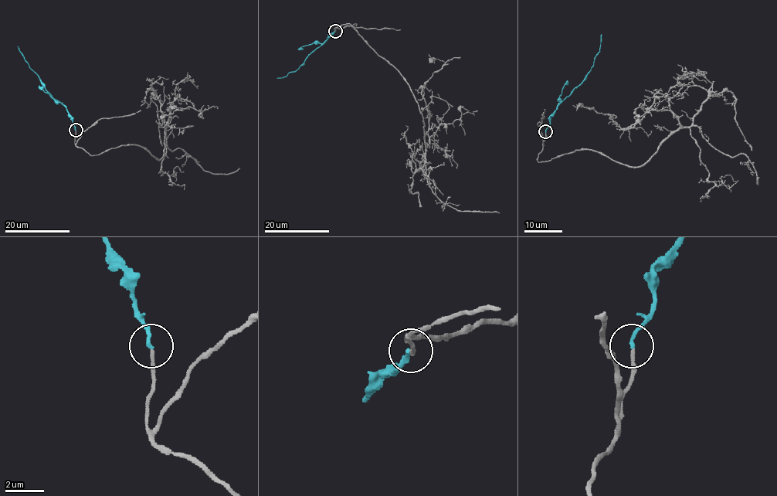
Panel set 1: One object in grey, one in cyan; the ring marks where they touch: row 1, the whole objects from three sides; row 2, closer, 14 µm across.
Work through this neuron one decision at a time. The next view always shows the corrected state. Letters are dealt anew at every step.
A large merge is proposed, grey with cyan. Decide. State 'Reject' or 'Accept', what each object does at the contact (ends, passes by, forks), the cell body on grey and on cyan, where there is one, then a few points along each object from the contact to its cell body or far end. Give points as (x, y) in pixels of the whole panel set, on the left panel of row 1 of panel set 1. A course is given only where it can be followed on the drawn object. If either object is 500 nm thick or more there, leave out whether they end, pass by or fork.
Accept. At the ring grey ends. At the ring cyan ends. Soma of grey: none. Soma of cyan: none. Course of grey: (75, 130), (74, 144), (90, 155), (137, 145), (160, 160), (164, 125), (167, 147), (205, 171), (239, 168). Course of cyan: (75, 130), (66, 108), (46, 90), (17, 46)

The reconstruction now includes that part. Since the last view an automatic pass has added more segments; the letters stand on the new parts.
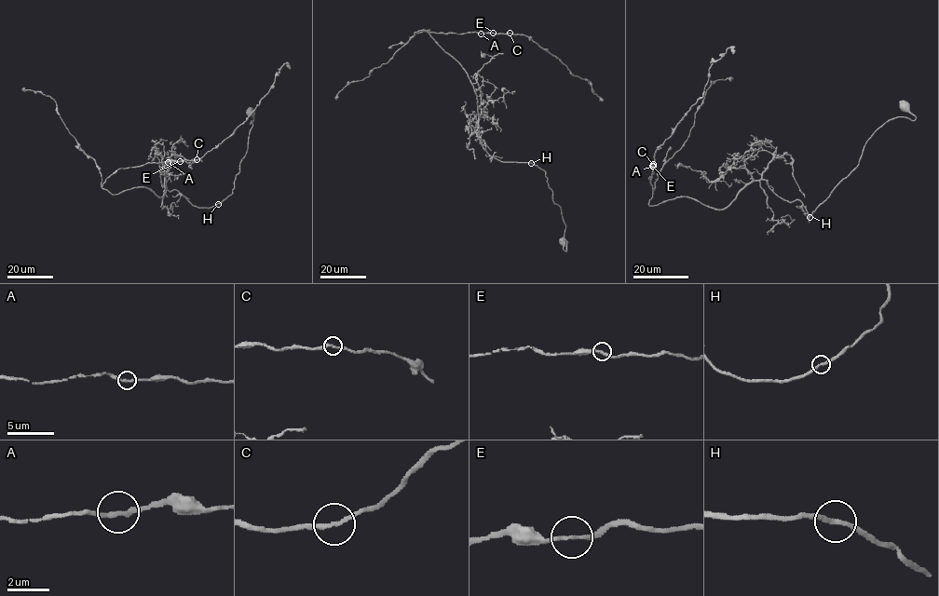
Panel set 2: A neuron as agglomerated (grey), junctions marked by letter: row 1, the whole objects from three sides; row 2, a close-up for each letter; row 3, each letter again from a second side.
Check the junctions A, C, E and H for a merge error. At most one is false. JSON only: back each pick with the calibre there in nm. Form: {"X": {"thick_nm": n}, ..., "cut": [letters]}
{"cut": []}

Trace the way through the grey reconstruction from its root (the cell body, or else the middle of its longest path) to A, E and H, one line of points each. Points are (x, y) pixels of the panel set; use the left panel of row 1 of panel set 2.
A: (250, 113), (234, 188), (214, 206), (169, 191), (165, 173), (161, 197), (102, 187), (119, 169), (168, 161)
E: (250, 113), (234, 188), (214, 206), (169, 191), (165, 173), (161, 197), (102, 187), (119, 169), (180, 161)
H: (250, 113), (253, 120), (250, 123), (247, 153), (240, 163), (232, 193), (217, 204)

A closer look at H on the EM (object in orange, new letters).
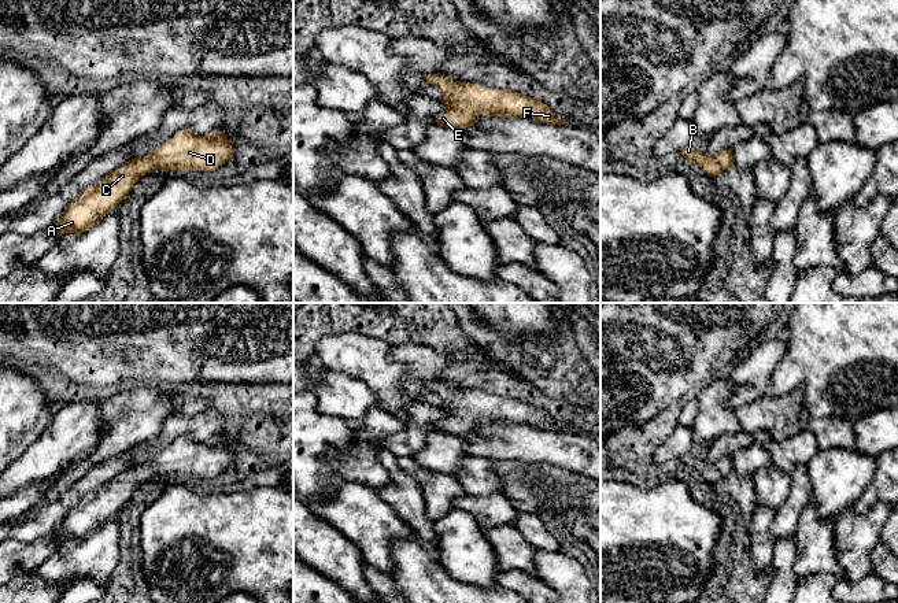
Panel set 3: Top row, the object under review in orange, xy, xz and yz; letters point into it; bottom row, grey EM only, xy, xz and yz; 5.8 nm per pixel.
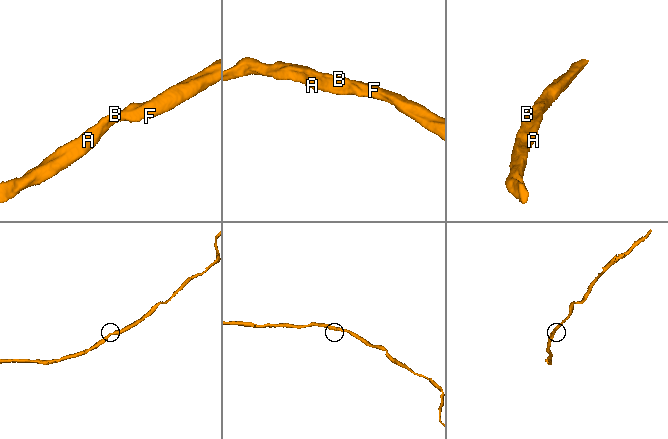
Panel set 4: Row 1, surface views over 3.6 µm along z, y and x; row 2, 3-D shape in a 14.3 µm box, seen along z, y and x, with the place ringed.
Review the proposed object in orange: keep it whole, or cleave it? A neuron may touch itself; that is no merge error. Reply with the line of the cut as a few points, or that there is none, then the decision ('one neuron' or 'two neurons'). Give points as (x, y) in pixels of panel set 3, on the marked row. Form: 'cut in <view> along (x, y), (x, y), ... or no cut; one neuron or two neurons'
no cut; one neuron

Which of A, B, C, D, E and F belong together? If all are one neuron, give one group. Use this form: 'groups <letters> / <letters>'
groups A B C D E F

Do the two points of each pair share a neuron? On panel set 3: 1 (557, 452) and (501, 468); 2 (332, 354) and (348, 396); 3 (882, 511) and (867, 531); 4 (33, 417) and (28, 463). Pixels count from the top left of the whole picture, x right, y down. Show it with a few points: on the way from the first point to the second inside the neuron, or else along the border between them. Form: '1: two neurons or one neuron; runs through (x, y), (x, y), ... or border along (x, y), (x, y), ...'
1: two neurons; border along (496, 461), (517, 461), (527, 470), (550, 465)
2: two neurons; border along (326, 369), (357, 377), (368, 387)
3: one neuron; runs through (878, 515), (868, 526)
4: two neurons; border along (51, 420), (47, 429), (14, 461)

